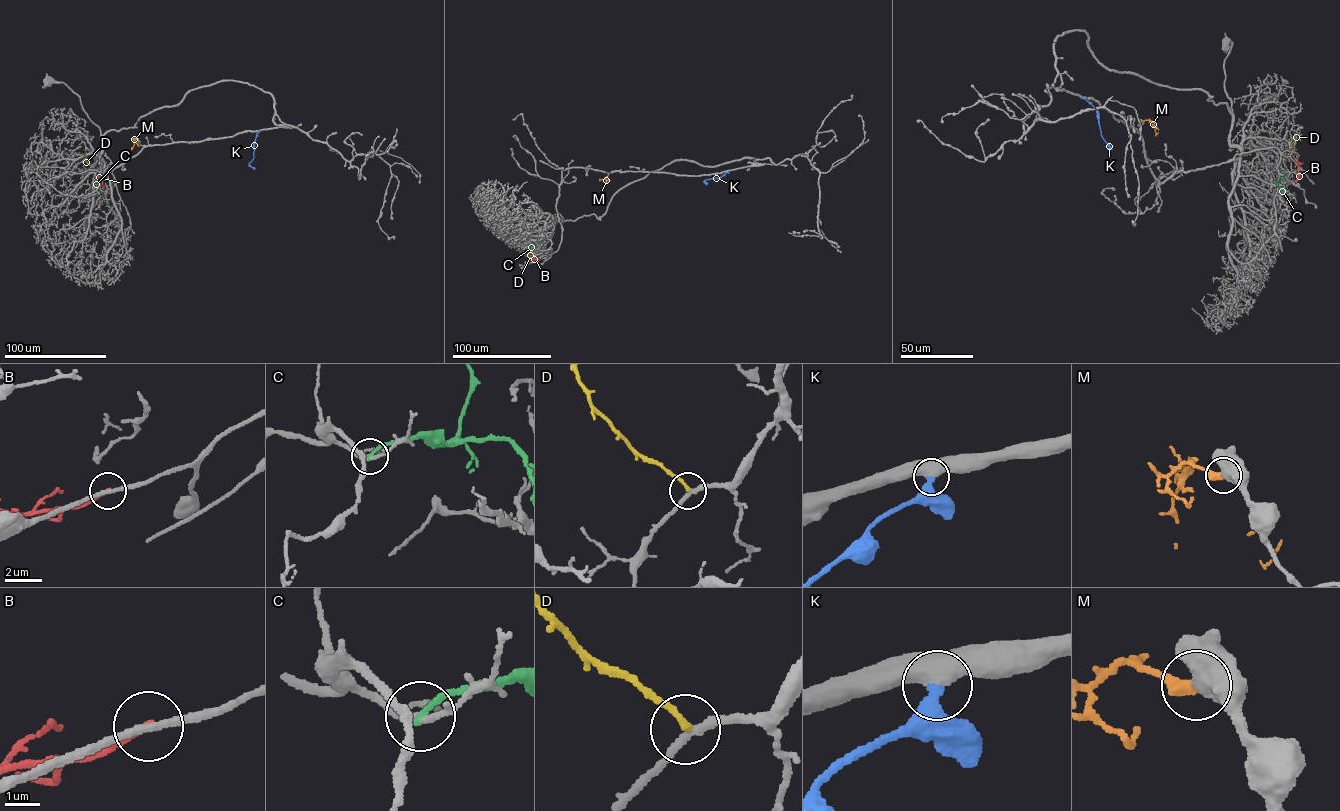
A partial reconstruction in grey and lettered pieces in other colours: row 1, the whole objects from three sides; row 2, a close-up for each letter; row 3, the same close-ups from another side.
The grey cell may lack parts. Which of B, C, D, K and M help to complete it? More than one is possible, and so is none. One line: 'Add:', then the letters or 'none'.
Add: K

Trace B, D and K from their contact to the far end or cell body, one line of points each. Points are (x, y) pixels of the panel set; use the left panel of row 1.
B: (105, 175), (100, 178), (103, 191)
D: (91, 166), (83, 154)
K: (258, 131), (254, 158), (249, 164), (255, 169)

